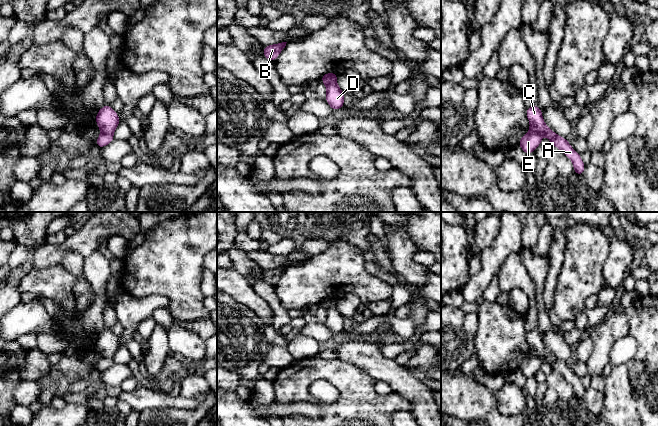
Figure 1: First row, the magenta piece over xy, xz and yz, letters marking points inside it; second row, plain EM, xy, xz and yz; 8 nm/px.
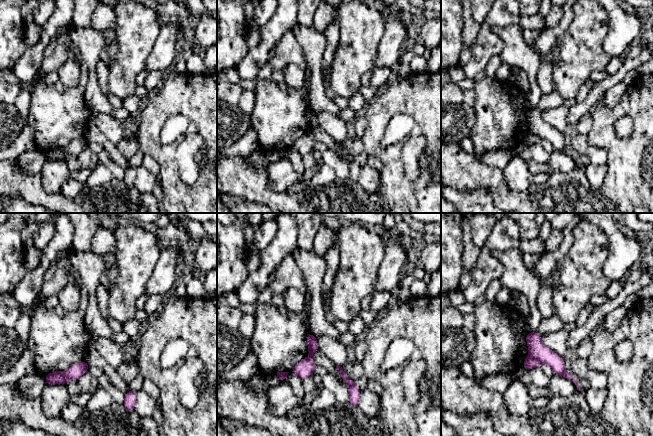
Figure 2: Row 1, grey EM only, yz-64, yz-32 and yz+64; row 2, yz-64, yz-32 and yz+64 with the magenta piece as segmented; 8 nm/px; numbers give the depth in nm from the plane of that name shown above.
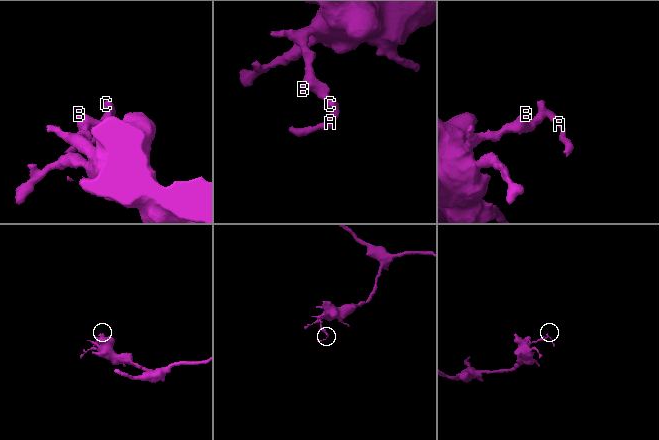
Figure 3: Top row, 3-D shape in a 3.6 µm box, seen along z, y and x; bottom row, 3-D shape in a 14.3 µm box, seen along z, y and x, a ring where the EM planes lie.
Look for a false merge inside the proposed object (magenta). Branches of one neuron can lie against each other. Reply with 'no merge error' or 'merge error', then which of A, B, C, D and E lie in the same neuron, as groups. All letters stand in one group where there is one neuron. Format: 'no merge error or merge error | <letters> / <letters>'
merge error | A C D / B E

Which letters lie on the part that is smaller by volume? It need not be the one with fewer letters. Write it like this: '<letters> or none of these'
A, C, D

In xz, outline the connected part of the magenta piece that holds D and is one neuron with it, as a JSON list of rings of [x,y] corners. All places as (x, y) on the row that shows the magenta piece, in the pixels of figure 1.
[[[337,81],[326,85],[326,99],[329,106],[334,110],[338,110],[344,105],[344,93],[339,88]]]

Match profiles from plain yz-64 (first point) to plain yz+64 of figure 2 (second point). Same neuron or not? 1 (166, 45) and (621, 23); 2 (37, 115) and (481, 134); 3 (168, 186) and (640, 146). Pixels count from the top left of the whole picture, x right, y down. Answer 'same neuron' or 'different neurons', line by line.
1: same neuron
2: same neuron
3: same neuron

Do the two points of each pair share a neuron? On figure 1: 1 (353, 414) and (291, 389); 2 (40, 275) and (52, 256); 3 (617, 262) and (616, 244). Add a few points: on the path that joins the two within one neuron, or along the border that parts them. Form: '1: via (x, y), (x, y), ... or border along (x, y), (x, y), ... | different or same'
1: via (352, 394), (331, 373), (311, 373) | same
2: border along (58, 263), (52, 266), (32, 269) | different
3: via (617, 258), (617, 248) | same

